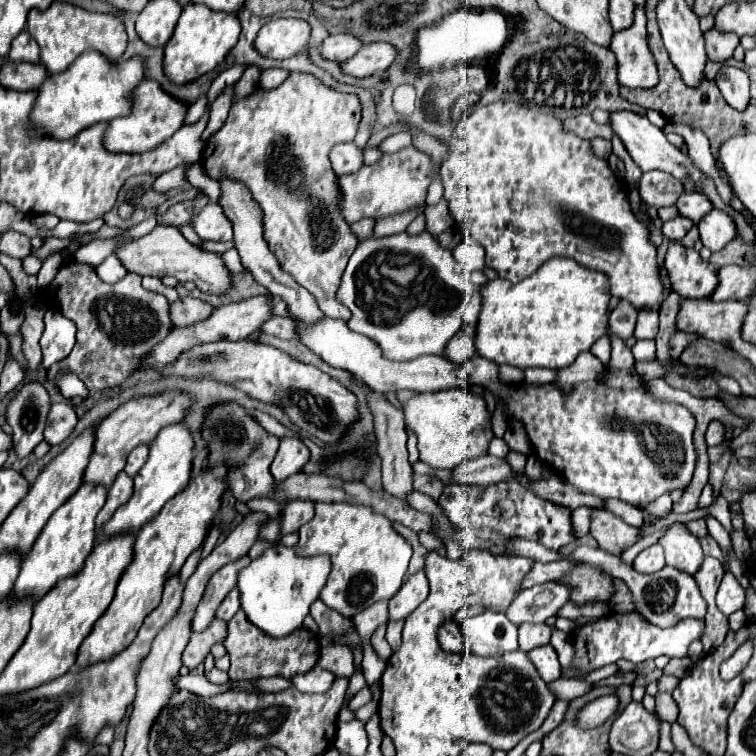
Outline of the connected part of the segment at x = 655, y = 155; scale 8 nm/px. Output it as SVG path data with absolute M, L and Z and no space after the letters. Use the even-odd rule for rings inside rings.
M610 111L610 123L612 131L622 139L624 147L628 149L630 157L634 159L634 163L642 169L642 171L652 171L652 169L660 169L660 171L666 171L670 175L674 175L676 179L680 179L684 183L684 177L686 175L692 175L694 183L696 183L696 191L700 191L700 179L702 179L702 171L696 169L690 161L688 155L684 155L680 149L676 149L668 139L666 135L662 133L662 129L658 129L656 125L652 125L648 121L646 115L638 115L634 111Z

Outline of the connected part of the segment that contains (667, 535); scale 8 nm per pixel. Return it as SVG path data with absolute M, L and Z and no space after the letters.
M676 521L670 527L666 527L664 535L658 539L658 543L666 551L666 563L678 569L686 569L688 573L696 573L700 567L700 561L704 559L700 541L696 535L692 535L686 527L686 523Z

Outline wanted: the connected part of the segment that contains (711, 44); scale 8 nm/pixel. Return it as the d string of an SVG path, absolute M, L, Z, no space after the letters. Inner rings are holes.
M714 27L704 33L704 41L706 41L706 55L712 61L730 59L736 45L738 45L736 33L722 33L722 31L714 29Z

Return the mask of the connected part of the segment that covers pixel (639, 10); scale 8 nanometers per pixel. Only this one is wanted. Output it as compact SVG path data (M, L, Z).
M642 5L634 9L634 21L630 27L616 31L610 41L610 49L618 59L618 83L650 89L658 81L654 57L646 41L646 13Z

